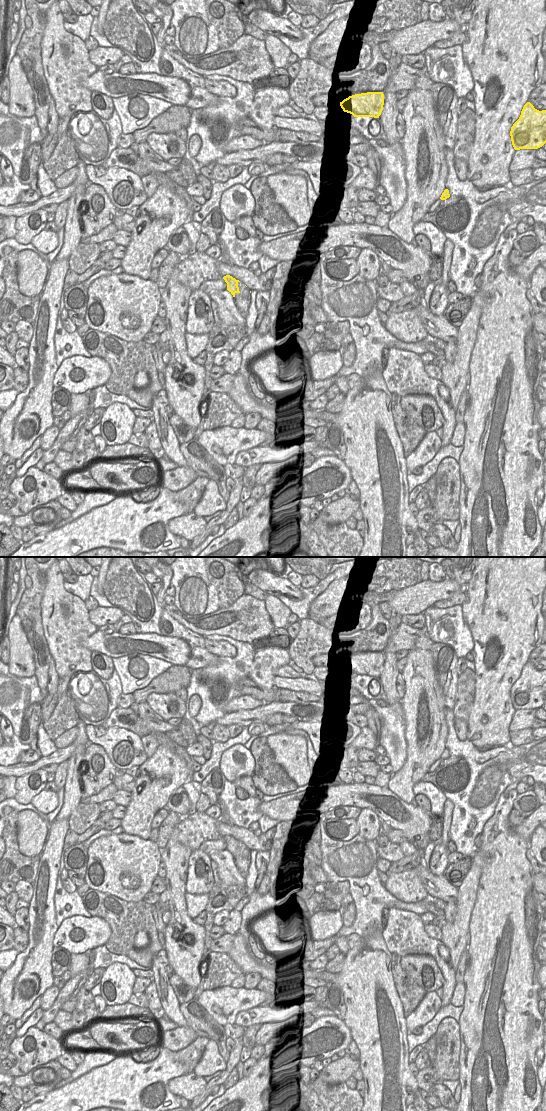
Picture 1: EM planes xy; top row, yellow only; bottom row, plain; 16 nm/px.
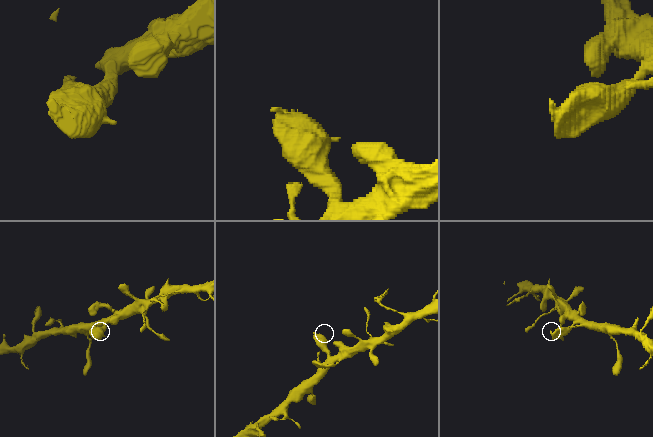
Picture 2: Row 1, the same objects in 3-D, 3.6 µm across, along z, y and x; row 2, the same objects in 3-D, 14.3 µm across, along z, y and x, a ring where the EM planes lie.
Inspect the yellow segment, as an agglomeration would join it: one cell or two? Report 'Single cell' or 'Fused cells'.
Fused cells

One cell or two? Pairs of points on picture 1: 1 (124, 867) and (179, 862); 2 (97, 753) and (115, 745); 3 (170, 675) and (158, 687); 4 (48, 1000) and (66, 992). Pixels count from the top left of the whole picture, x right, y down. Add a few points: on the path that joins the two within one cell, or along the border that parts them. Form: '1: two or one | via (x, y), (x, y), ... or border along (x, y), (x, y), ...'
1: two | border along (160, 849), (162, 860)
2: two | border along (89, 742), (99, 744), (109, 760), (117, 768)
3: one | via (167, 678), (161, 684)
4: two | border along (60, 989), (53, 1004), (44, 1011)

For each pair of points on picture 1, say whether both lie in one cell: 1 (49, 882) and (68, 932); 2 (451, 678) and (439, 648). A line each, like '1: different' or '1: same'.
1: different
2: same

